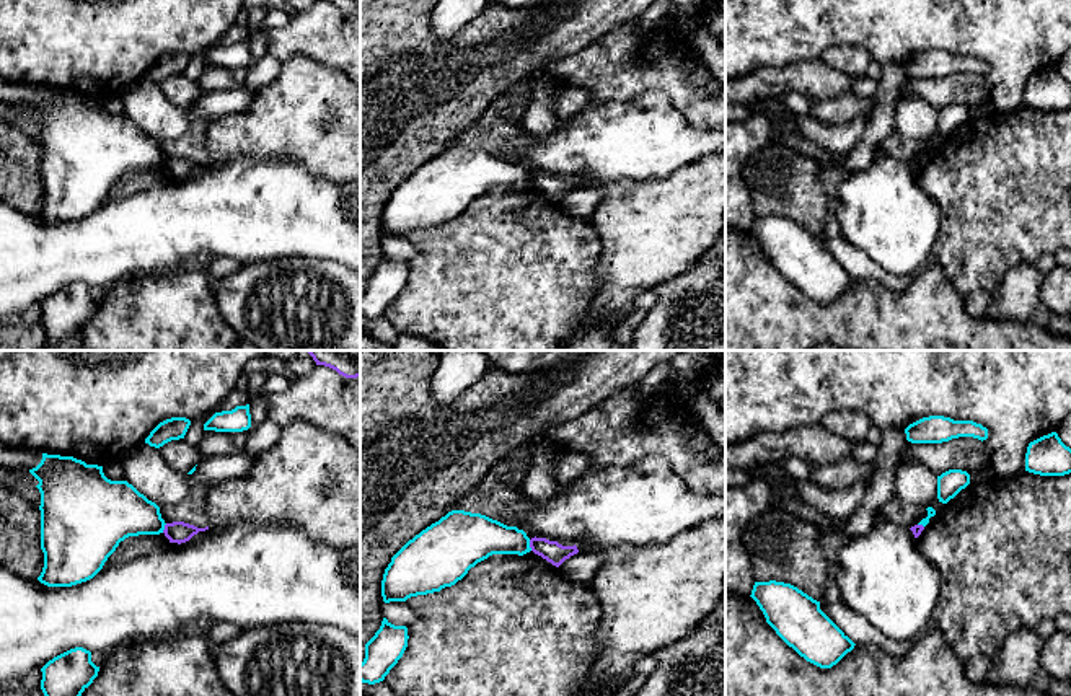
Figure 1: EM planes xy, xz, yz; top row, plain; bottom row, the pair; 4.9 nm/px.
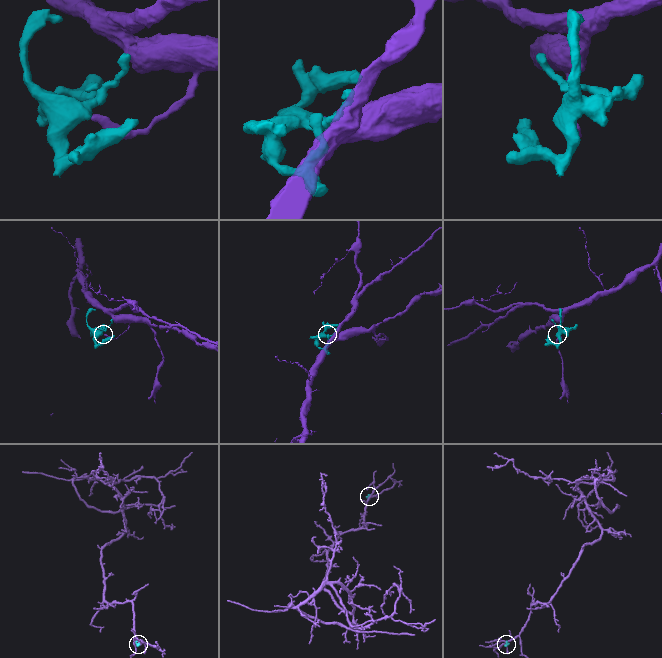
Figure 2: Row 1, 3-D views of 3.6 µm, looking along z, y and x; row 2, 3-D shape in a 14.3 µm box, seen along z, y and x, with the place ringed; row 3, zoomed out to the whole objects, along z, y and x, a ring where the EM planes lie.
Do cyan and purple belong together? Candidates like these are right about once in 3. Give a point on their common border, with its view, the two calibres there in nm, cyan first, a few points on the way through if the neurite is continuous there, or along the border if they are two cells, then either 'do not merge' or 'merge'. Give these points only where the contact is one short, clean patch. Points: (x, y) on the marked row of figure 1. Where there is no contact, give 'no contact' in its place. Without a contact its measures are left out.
meets cyan in xz at (528, 545); 220 nm thick on the cyan side, 110 nm on the other; border along xz (528, 540), (532, 550); do not merge

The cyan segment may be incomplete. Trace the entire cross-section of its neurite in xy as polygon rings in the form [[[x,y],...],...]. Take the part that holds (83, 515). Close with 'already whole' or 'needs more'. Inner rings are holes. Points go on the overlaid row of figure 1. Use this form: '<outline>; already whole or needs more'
[[[42,453],[41,463],[29,469],[39,481],[41,492],[41,549],[44,567],[37,580],[47,587],[72,587],[93,579],[116,551],[121,541],[139,535],[160,535],[165,530],[160,507],[140,494],[127,481],[111,481],[104,476],[103,466],[86,465],[73,456]]]; already whole

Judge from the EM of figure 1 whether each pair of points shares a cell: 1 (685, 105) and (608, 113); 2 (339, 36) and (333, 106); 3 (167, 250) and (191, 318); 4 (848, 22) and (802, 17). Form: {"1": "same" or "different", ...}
{"1": "different", "2": "different", "3": "different", "4": "same"}

